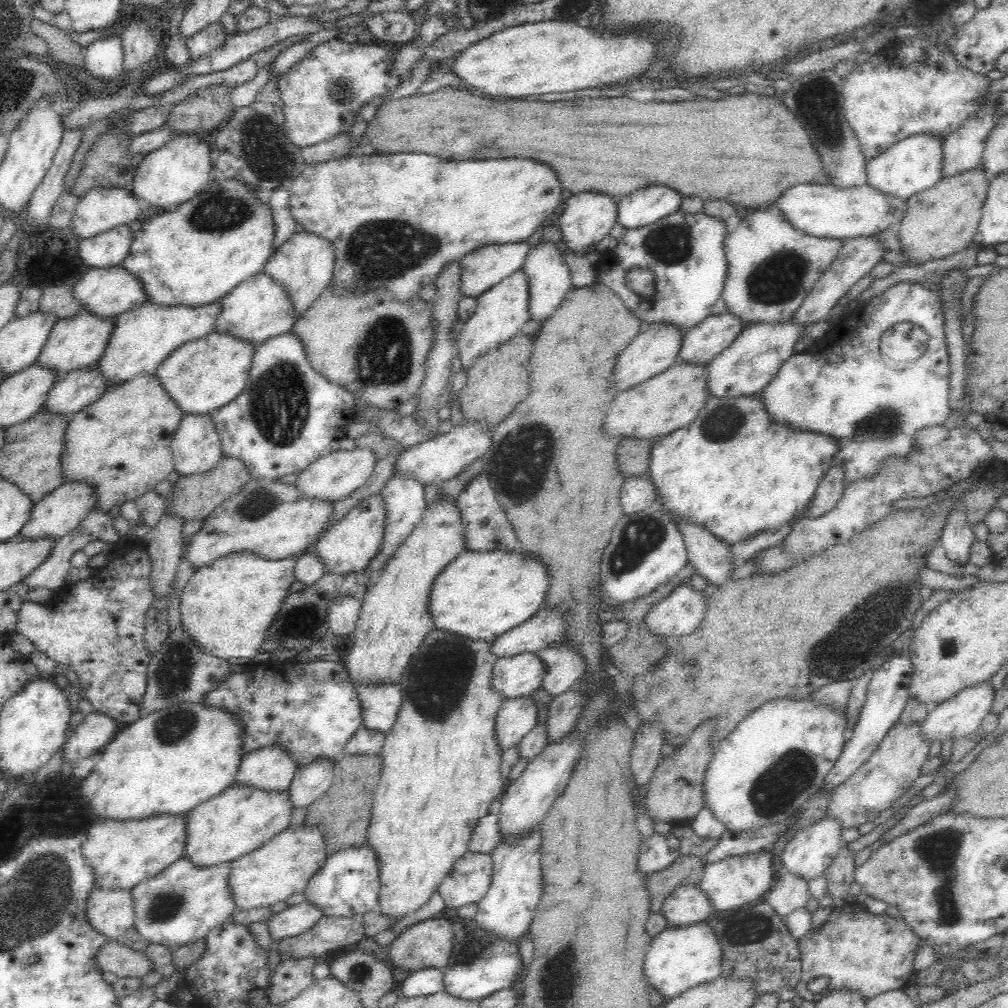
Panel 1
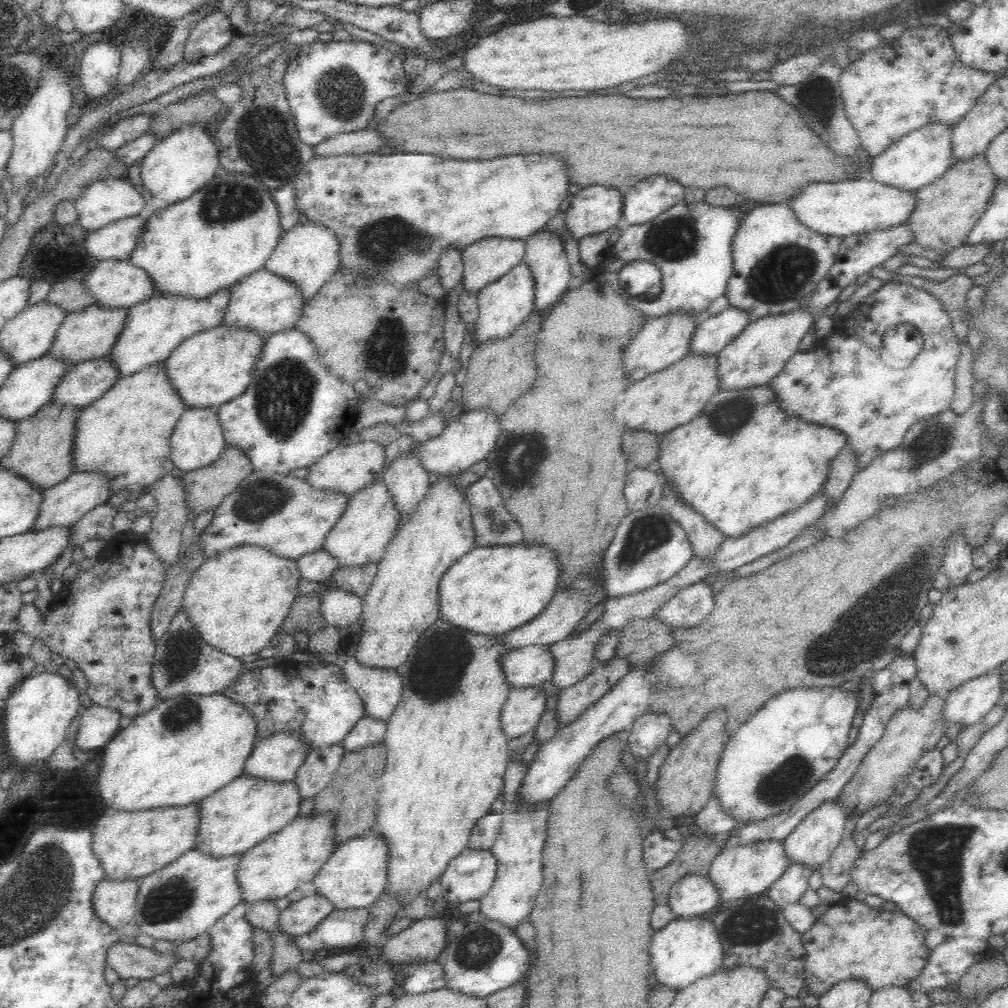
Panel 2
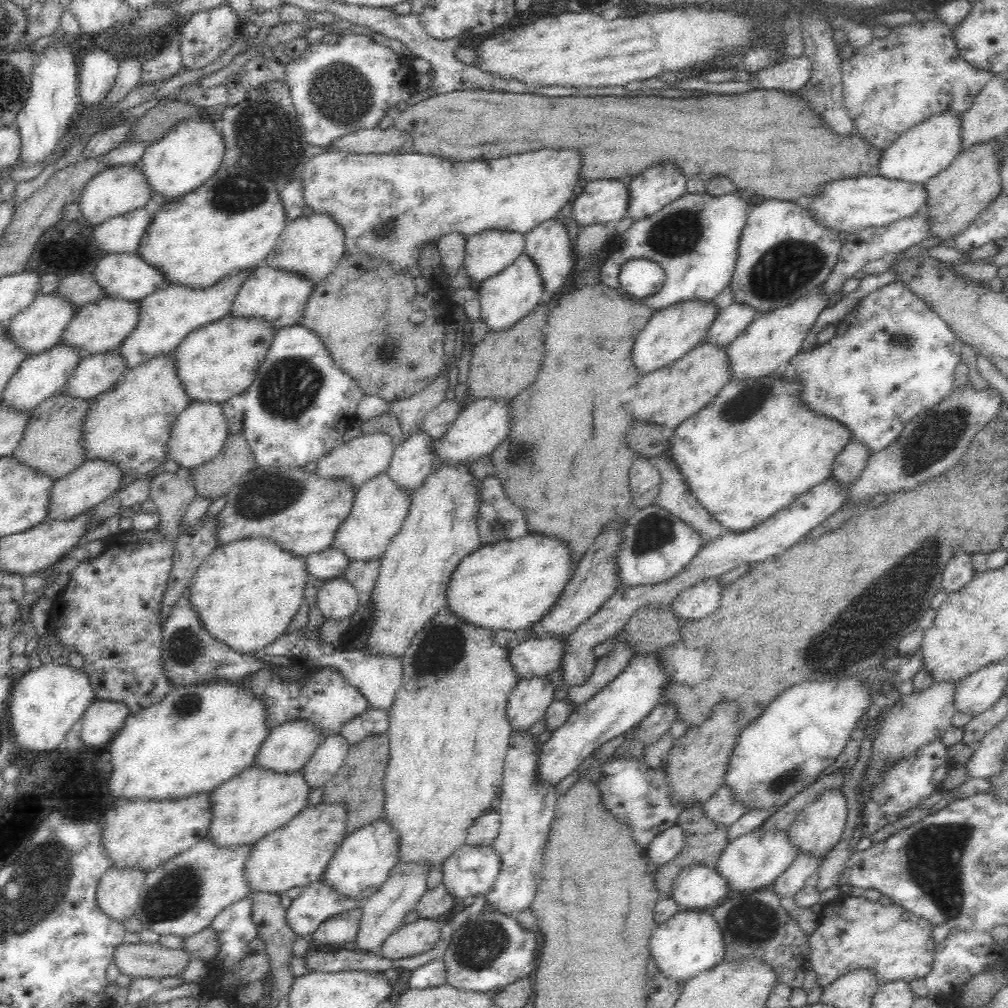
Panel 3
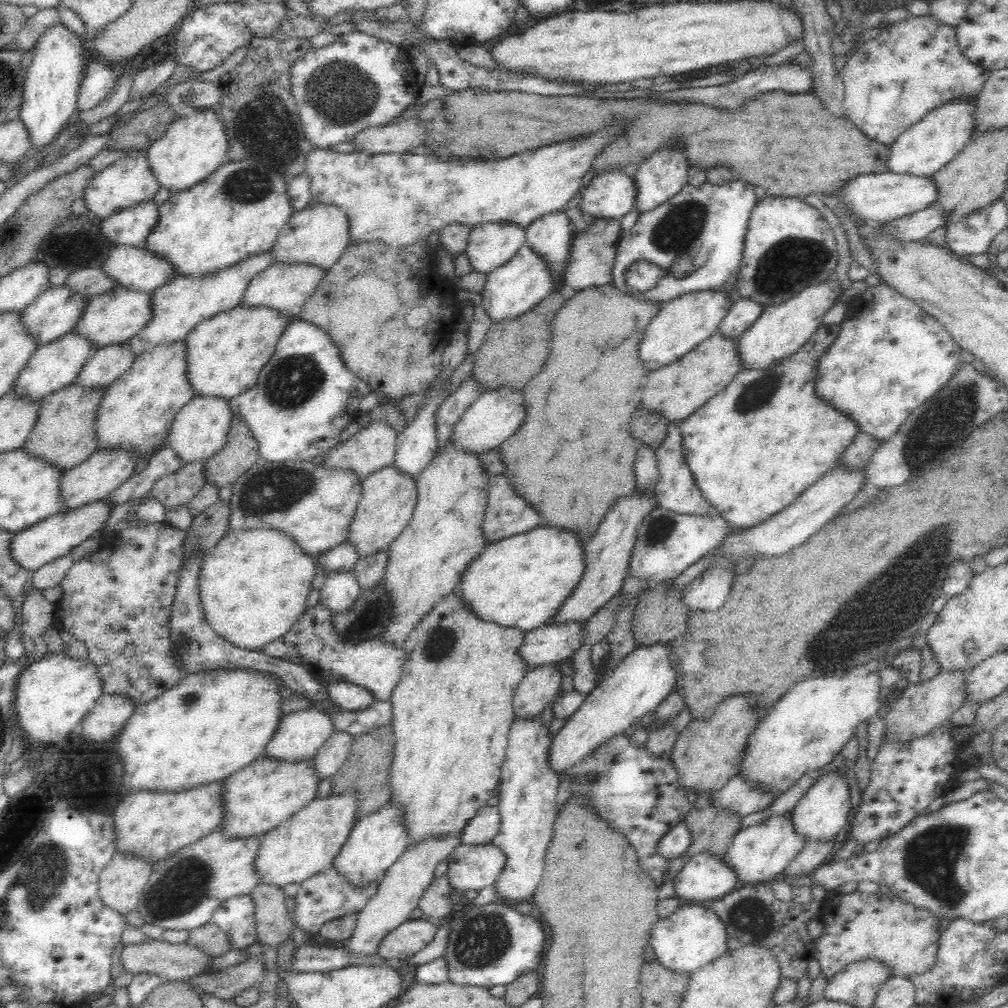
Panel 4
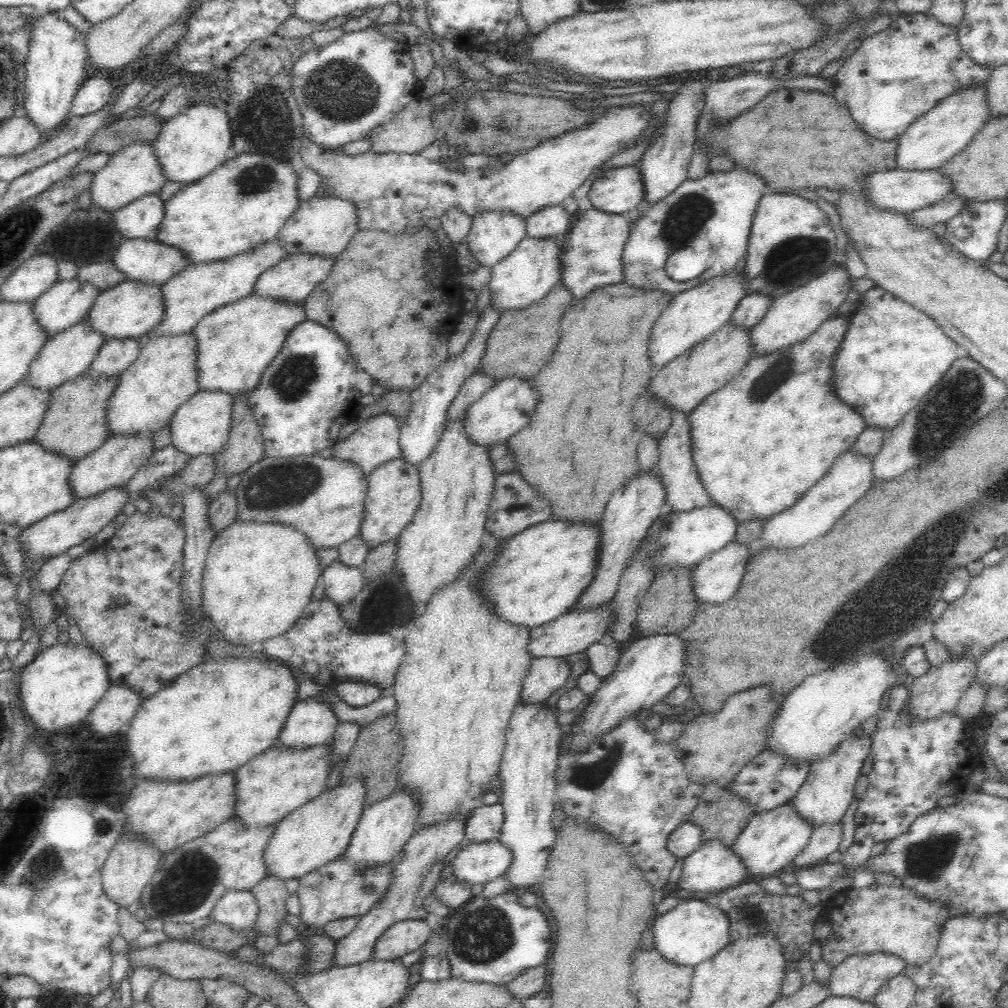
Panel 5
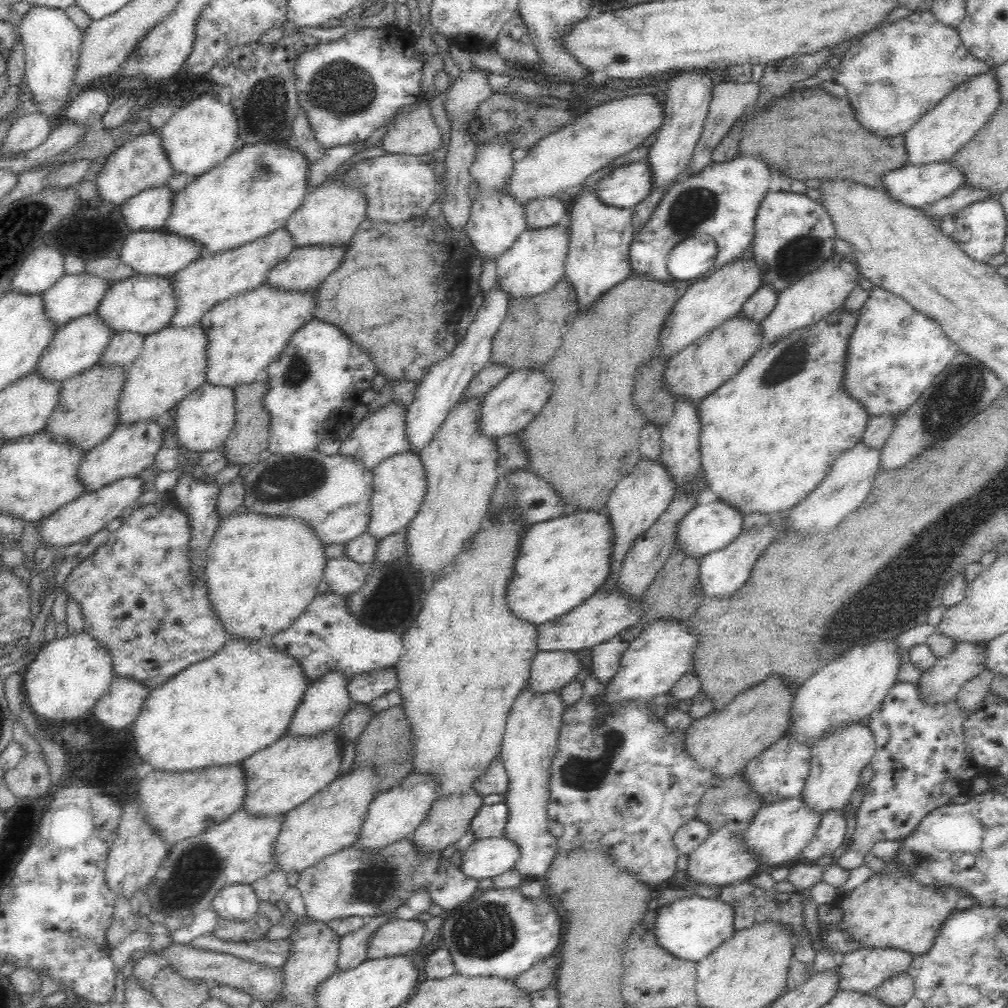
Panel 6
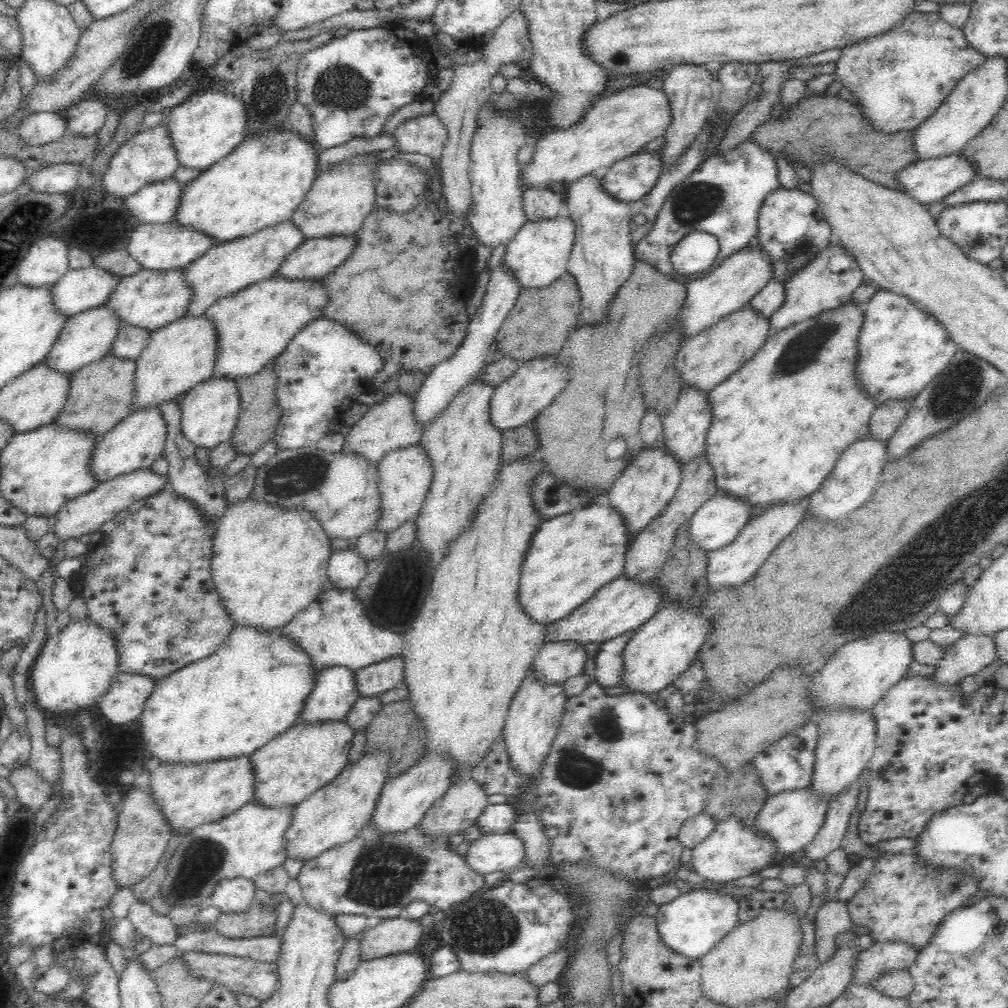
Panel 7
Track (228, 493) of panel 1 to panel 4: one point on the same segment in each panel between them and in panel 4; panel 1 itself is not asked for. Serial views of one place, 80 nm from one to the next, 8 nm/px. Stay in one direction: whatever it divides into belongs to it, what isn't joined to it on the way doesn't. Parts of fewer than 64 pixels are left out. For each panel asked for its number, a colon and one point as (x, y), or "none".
2: (204, 489)
3: (212, 480)
4: (241, 451)

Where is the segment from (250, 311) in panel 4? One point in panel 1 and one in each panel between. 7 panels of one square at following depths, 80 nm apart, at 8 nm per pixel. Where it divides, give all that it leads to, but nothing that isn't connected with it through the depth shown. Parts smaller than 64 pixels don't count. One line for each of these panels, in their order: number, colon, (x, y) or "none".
1: (202, 375)
2: (210, 368)
3: (217, 361)

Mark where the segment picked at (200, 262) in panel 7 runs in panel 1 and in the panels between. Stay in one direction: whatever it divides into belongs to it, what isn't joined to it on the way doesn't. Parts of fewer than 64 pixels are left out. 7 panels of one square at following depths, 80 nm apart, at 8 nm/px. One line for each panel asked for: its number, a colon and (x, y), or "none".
1: (141, 338)
2: (153, 328)
3: (165, 317)
4: (178, 306)
5: (197, 290)
6: (208, 280)

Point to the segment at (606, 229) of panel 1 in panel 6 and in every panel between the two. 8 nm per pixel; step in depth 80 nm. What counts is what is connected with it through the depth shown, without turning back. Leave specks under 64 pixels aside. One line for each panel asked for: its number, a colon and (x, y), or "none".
2: (595, 209)
3: (601, 201)
4: (612, 195)
5: (618, 190)
6: (626, 186)

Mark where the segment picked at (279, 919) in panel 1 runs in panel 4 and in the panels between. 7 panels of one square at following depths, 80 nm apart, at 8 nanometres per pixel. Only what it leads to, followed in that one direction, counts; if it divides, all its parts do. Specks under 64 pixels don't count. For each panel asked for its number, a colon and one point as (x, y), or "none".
2: (300, 917)
3: (318, 902)
4: (328, 895)

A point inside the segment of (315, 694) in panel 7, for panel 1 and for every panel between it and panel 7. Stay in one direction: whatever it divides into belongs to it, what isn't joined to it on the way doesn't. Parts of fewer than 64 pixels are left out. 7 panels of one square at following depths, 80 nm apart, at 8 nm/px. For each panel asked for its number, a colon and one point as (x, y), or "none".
1: (271, 769)
2: (278, 758)
3: (286, 749)
4: (301, 734)
5: (311, 723)
6: (326, 701)

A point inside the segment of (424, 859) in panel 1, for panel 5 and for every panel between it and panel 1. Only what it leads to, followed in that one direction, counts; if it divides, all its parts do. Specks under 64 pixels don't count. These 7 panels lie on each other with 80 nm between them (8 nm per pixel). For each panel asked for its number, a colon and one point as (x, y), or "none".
2: (446, 759)
3: (448, 734)
4: (452, 711)
5: (455, 690)

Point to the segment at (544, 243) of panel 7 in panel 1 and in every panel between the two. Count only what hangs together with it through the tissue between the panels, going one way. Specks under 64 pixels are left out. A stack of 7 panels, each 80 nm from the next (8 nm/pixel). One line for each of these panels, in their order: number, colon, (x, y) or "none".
1: (502, 310)
2: (503, 305)
3: (506, 298)
4: (520, 284)
5: (530, 271)
6: (535, 262)

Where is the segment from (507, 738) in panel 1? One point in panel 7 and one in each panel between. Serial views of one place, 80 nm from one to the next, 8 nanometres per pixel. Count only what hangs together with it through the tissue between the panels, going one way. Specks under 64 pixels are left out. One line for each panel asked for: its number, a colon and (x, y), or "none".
2: (521, 712)
3: (528, 703)
4: (539, 688)
5: (546, 675)
6: (550, 671)
7: (555, 663)

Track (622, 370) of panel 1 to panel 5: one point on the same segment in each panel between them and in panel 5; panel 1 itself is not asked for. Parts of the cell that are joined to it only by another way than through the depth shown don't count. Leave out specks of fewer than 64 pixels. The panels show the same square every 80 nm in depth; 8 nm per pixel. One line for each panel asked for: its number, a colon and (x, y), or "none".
2: (663, 341)
3: (670, 333)
4: (681, 324)
5: (693, 315)

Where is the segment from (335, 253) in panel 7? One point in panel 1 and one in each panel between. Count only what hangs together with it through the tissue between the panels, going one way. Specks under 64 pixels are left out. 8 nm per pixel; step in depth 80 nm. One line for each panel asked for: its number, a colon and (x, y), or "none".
1: (257, 309)
2: (262, 302)
3: (279, 298)
4: (285, 287)
5: (296, 276)
6: (305, 268)

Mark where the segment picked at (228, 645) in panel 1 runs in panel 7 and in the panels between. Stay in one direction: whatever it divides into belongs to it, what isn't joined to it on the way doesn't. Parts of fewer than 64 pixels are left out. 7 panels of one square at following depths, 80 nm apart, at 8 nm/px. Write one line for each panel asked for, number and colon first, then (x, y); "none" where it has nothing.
2: (237, 600)
3: (246, 593)
4: (252, 584)
5: (258, 578)
6: (262, 571)
7: (268, 563)

